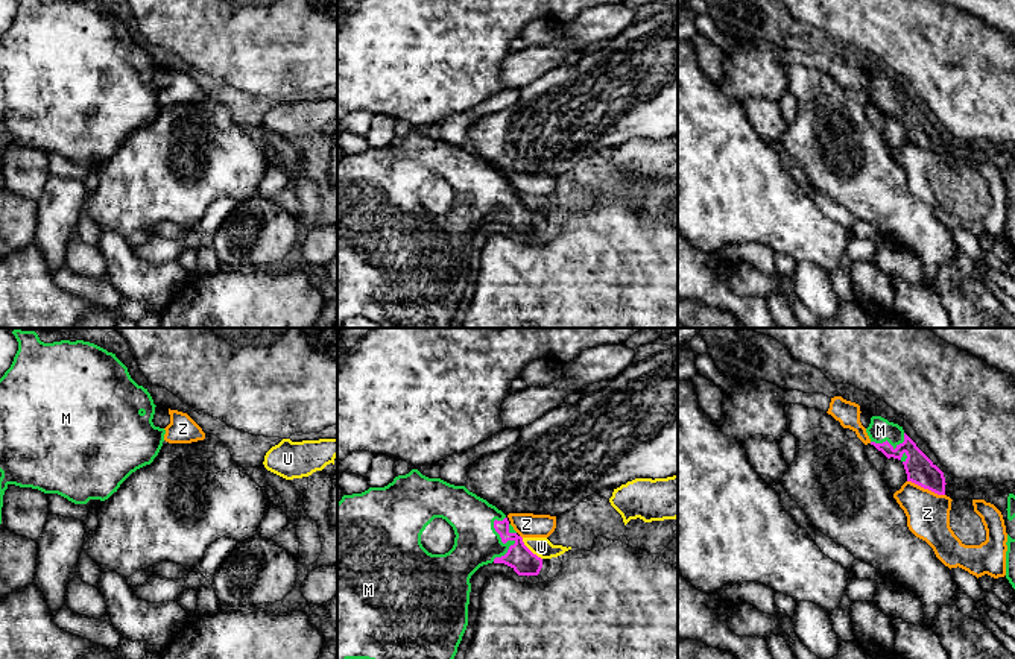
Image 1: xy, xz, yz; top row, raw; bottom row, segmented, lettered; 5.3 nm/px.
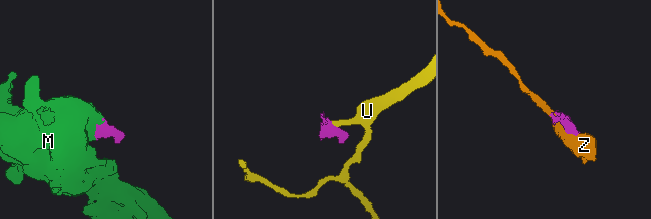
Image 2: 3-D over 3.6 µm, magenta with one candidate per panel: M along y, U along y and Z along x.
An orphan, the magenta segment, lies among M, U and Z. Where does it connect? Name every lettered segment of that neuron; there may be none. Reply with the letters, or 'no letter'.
M

